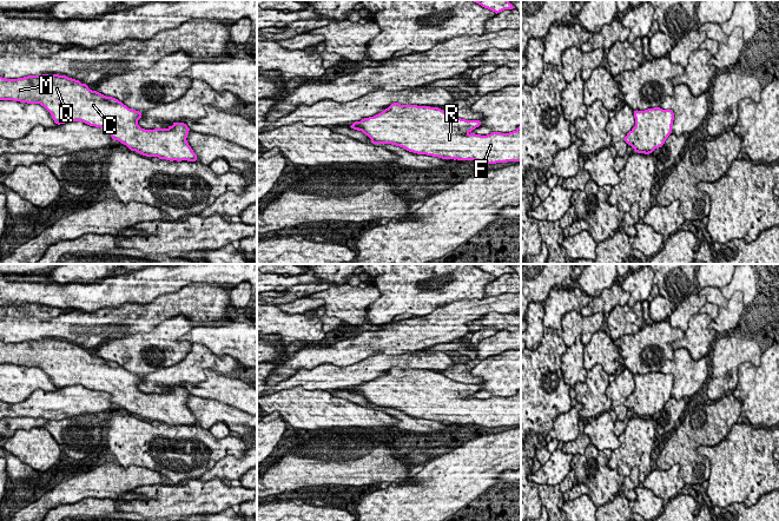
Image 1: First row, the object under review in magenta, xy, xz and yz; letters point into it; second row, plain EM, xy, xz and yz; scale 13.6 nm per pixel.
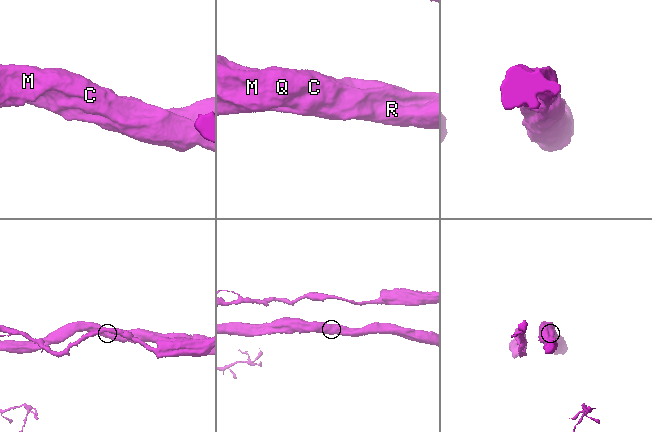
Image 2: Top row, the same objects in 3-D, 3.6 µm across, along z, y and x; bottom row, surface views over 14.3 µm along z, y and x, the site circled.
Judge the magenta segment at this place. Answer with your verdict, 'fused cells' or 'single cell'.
single cell

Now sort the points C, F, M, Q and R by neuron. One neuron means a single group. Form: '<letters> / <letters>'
C F M Q R

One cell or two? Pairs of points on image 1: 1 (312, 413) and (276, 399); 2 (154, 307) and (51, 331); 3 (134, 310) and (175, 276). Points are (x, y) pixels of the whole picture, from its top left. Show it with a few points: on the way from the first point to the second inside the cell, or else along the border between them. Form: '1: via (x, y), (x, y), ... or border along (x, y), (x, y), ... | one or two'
1: via (303, 409), (285, 402) | one
2: via (129, 312), (107, 322), (83, 322), (77, 325) | one
3: border along (165, 292), (147, 303), (123, 303), (113, 308) | two

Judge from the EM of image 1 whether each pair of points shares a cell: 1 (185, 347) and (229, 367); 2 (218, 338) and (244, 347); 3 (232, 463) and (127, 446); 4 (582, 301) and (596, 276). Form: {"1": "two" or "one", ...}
{"1": "two", "2": "one", "3": "two", "4": "two"}

